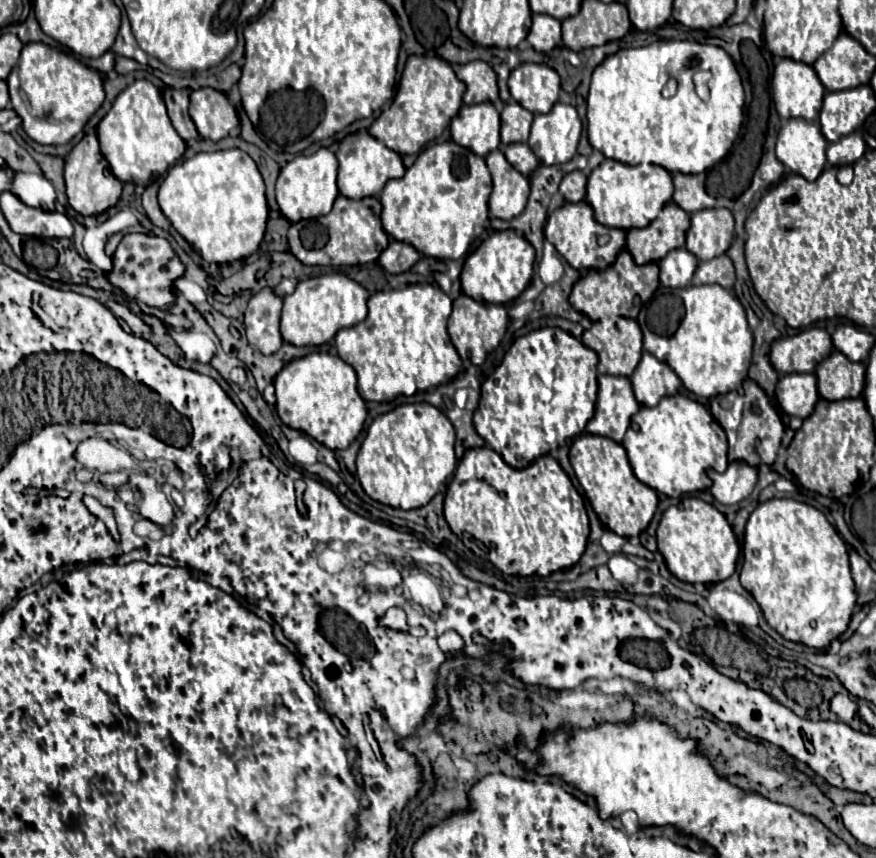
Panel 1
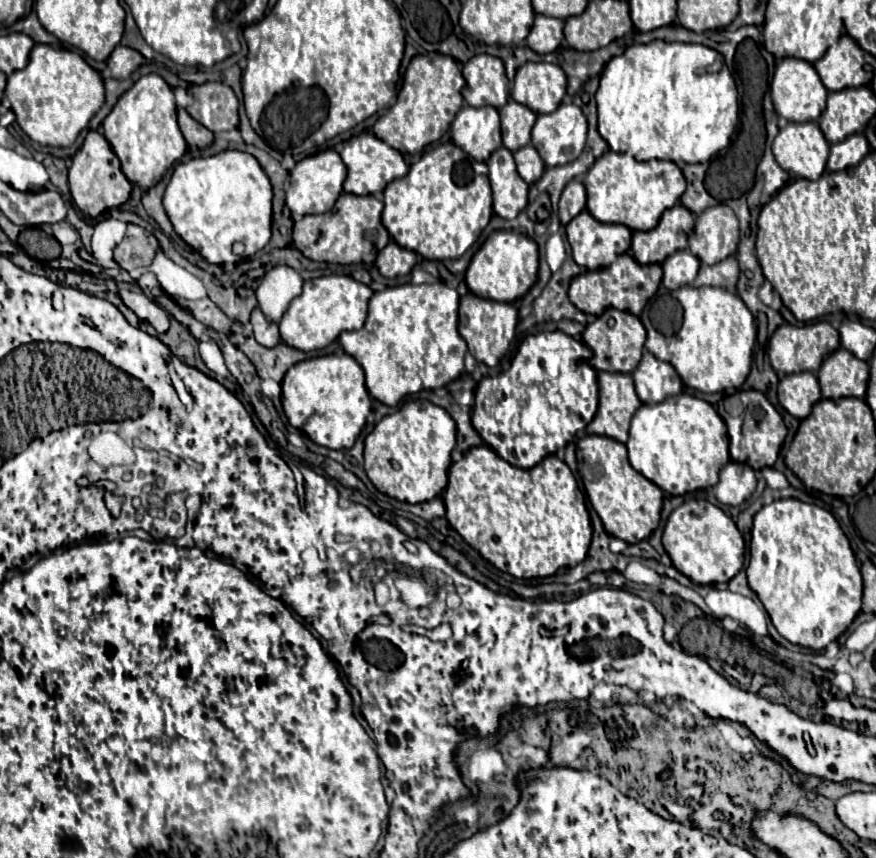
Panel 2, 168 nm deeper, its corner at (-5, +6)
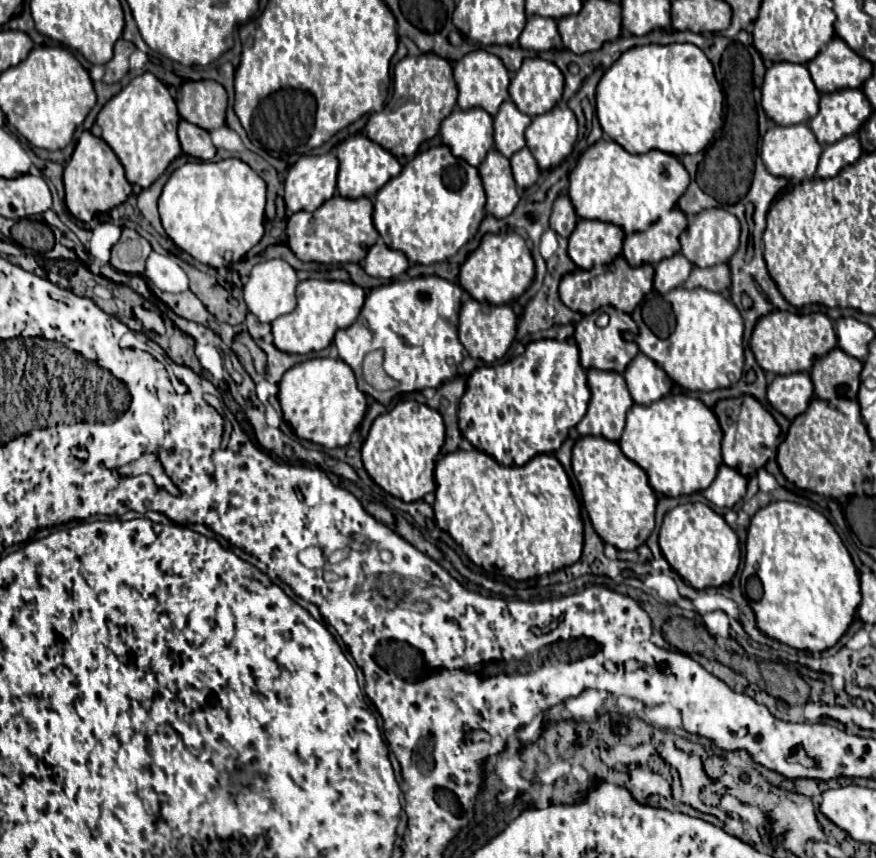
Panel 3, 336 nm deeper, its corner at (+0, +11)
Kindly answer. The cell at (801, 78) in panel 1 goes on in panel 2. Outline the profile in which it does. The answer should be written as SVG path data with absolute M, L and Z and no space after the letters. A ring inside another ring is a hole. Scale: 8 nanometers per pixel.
M785 58L777 64L771 82L771 98L775 112L789 122L817 122L825 110L827 88L823 86L813 64L799 58Z

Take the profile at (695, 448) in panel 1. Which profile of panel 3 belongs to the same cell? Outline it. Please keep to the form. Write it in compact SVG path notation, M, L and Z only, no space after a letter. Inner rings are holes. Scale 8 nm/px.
M678 393L650 405L632 405L618 445L630 461L646 471L654 491L678 497L704 491L714 481L722 463L720 441L722 431L716 415L700 399Z

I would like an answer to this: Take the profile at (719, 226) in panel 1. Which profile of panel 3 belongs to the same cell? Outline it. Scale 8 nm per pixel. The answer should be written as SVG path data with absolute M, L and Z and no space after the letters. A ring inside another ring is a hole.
M712 207L700 211L688 225L688 229L682 233L682 249L680 253L694 265L698 267L712 267L718 263L728 263L730 257L738 249L738 239L740 239L740 223L738 219L722 209L722 207Z

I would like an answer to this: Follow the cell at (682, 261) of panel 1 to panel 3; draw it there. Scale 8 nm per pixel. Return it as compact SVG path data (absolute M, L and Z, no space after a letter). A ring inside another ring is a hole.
M676 253L668 259L662 259L654 269L656 269L654 287L660 293L666 293L670 289L680 287L688 279L688 275L692 271L692 263L688 263L688 259L684 259L682 253Z

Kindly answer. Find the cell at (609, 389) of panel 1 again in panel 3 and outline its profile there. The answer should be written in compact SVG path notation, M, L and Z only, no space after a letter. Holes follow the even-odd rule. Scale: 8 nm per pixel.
M588 369L586 377L588 377L588 387L590 387L592 397L588 403L588 413L576 425L576 429L580 435L600 435L610 441L618 441L622 435L622 429L624 429L624 423L626 423L626 413L634 405L630 391L626 387L626 381L620 373L600 371L600 369Z

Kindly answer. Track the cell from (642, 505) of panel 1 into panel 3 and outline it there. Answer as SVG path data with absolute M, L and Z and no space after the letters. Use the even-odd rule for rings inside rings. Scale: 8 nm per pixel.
M594 435L580 437L574 443L572 469L580 483L582 503L604 543L610 543L616 549L636 549L642 545L654 529L656 509L656 493L650 487L646 473L624 457L616 441Z

